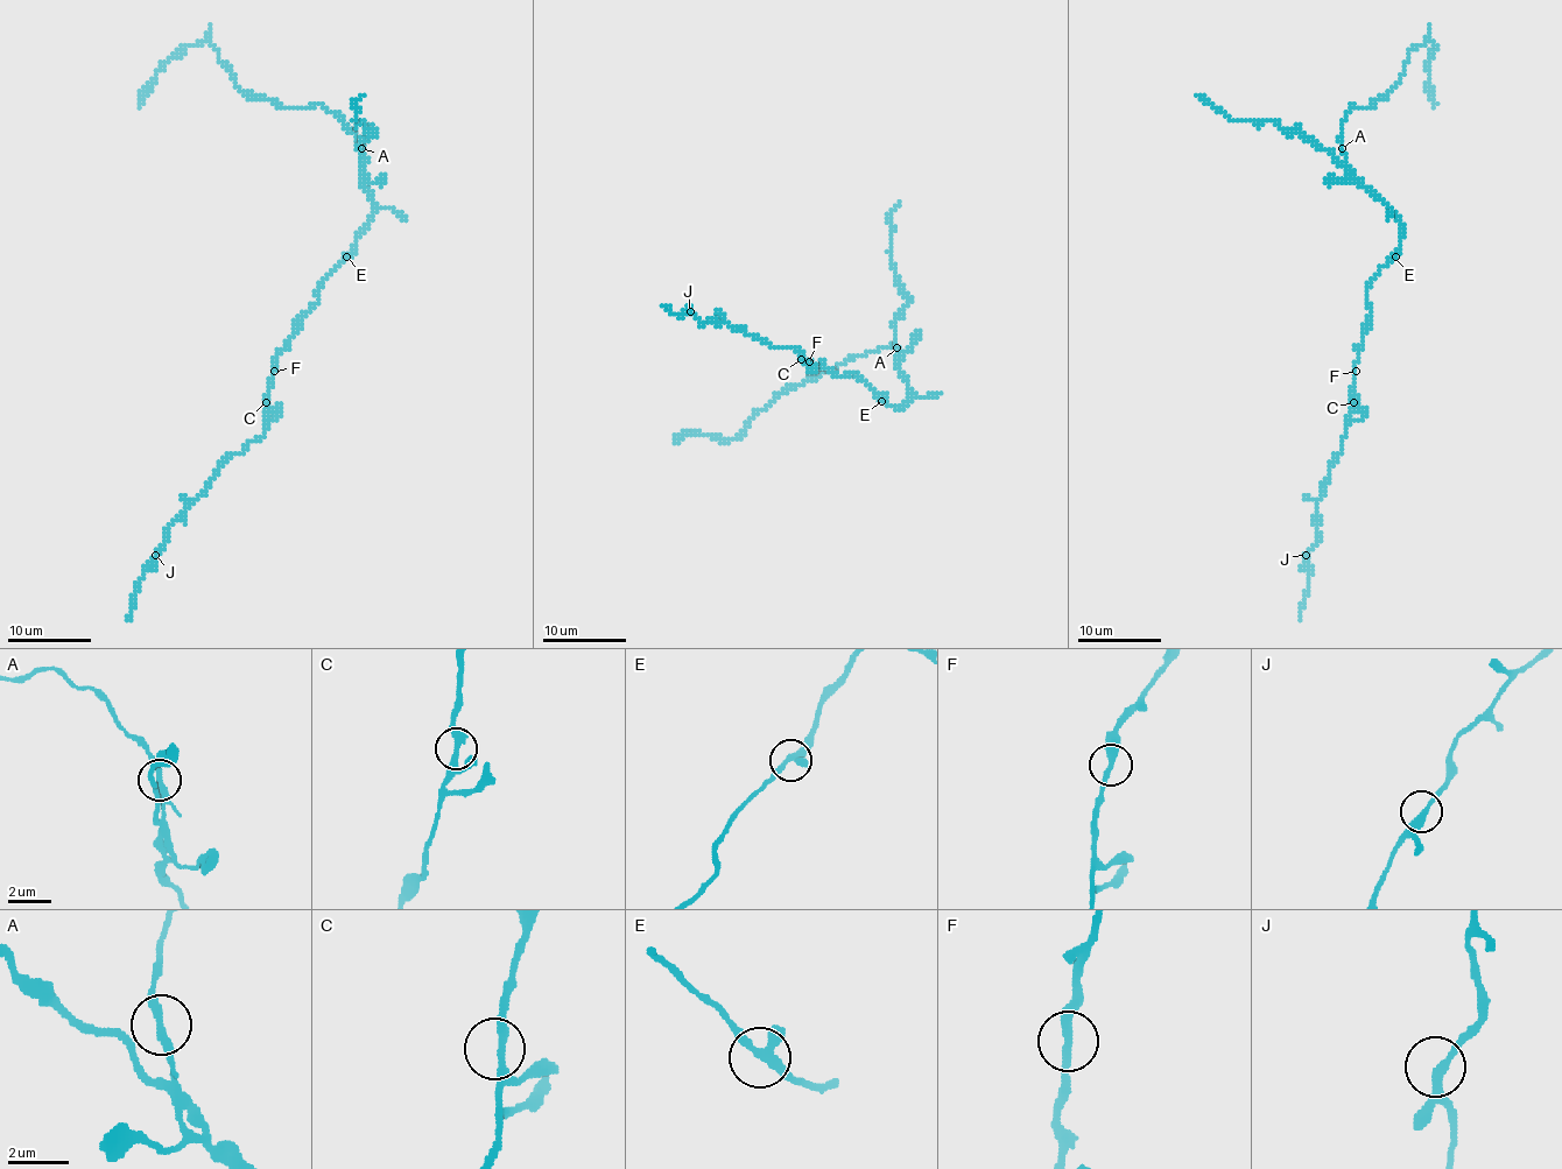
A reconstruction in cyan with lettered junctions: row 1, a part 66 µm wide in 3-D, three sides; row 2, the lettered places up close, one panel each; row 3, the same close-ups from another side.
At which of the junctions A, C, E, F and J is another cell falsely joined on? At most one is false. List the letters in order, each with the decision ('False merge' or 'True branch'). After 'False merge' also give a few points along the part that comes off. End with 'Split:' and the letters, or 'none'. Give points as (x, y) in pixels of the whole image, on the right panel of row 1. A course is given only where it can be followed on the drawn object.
A: False merge. Course of the part to remove: (1343, 148), (1351, 105), (1367, 108), (1385, 97), (1407, 55), (1426, 42), (1434, 47), (1434, 108)
C: True branch
E: True branch
F: True branch
J: True branch
Split: A

